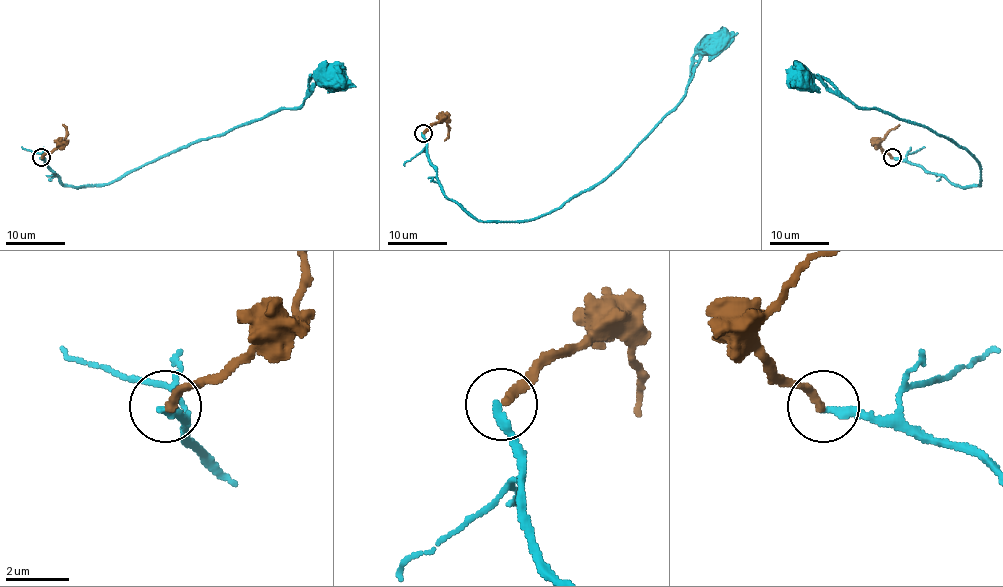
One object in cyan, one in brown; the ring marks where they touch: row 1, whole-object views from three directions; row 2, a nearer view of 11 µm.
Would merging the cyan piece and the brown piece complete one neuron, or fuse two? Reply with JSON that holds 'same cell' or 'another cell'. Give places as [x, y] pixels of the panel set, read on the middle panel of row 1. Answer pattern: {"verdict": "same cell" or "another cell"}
{"verdict": "another cell"}

